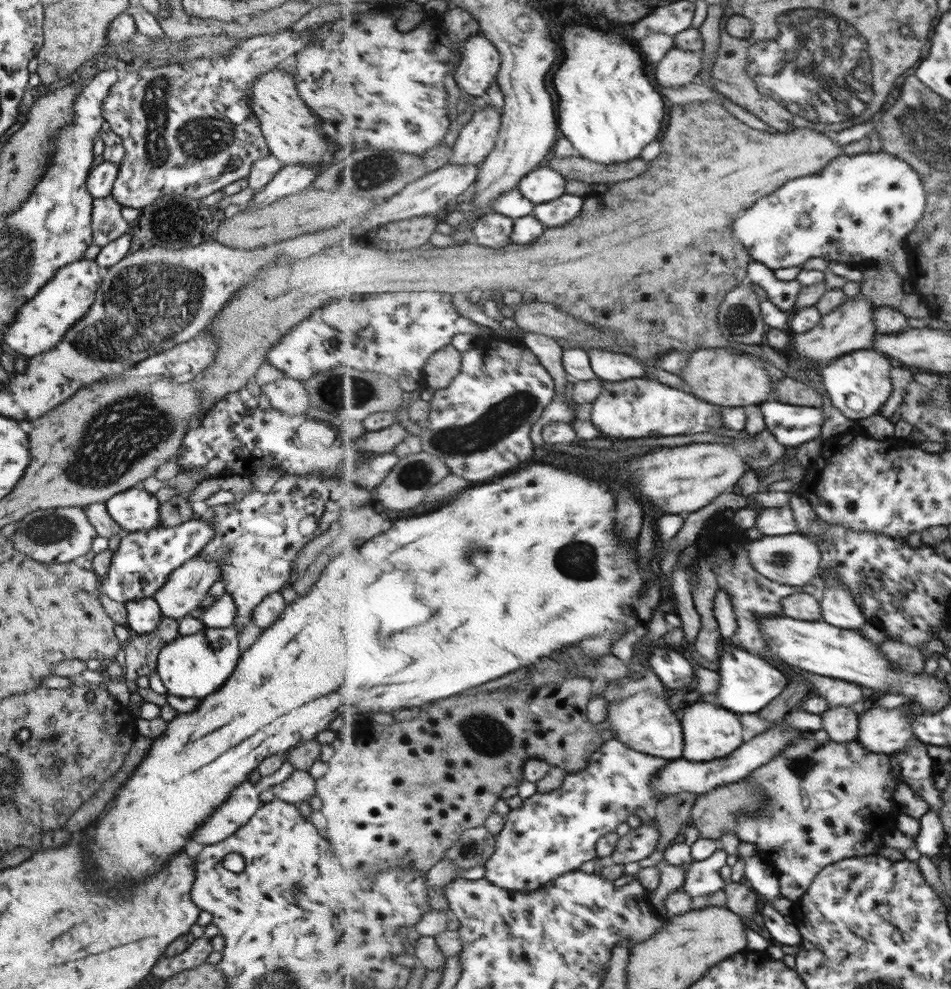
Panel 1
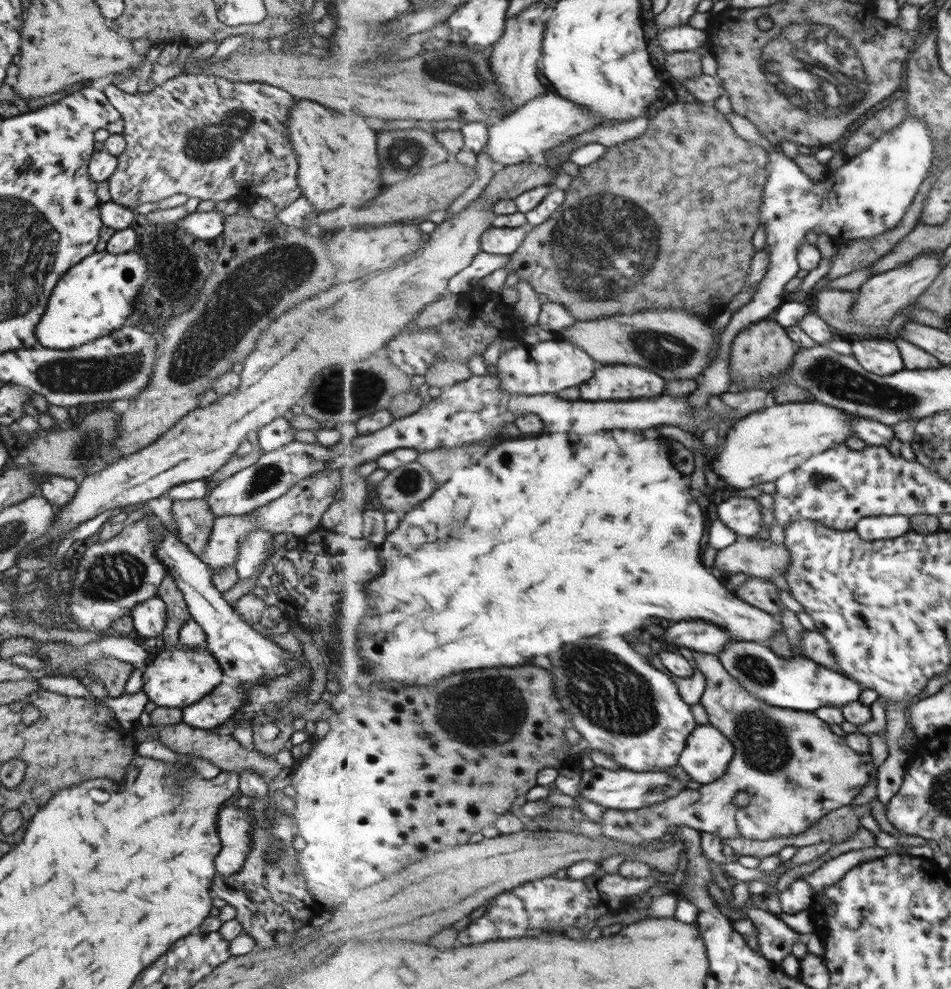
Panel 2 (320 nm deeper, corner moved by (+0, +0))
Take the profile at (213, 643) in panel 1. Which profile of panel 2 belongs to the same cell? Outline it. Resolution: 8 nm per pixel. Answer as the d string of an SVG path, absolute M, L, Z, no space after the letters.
M164 647L142 668L141 688L149 702L165 708L189 706L221 683L222 670L206 648Z

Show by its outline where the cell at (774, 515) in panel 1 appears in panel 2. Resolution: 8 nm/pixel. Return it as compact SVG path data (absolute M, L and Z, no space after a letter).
M731 496L715 510L718 518L732 528L740 538L754 537L763 528L763 518L756 499Z

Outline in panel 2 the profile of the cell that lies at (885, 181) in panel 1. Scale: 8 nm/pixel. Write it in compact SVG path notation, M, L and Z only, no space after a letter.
M906 118L900 126L883 133L877 142L871 144L861 154L850 158L849 162L846 162L841 168L838 168L835 172L827 171L825 179L817 183L813 182L807 174L804 174L803 170L784 153L769 151L768 157L770 158L768 162L768 181L762 196L760 218L761 225L766 228L767 245L770 248L772 263L764 279L759 283L757 294L752 294L750 301L742 309L735 312L731 323L723 332L721 350L717 360L705 369L700 386L687 396L694 409L705 406L711 396L728 393L729 386L732 384L732 366L729 357L731 357L733 342L747 326L773 316L785 302L787 297L785 286L802 269L798 261L798 248L805 241L805 236L807 236L809 230L814 230L818 236L829 235L834 246L838 247L845 241L878 237L880 234L898 227L903 222L915 197L918 196L919 189L922 188L923 181L928 177L931 167L935 166L935 134L927 126L927 121L923 122L921 118Z

